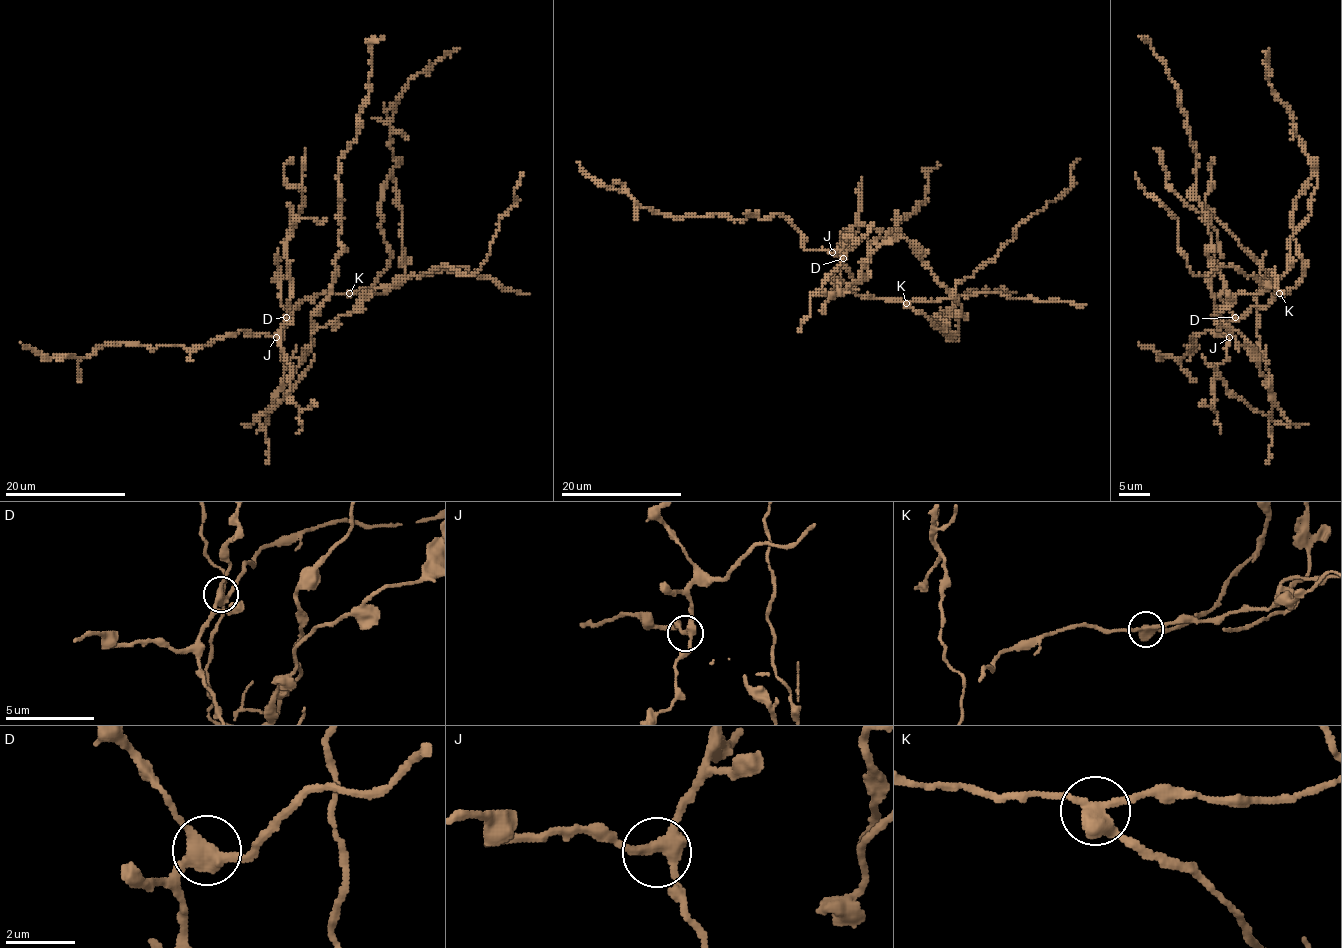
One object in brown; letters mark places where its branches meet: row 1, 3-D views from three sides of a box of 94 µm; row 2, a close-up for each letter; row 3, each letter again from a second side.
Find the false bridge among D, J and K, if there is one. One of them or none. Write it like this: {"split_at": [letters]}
{"split_at": ["K"]}

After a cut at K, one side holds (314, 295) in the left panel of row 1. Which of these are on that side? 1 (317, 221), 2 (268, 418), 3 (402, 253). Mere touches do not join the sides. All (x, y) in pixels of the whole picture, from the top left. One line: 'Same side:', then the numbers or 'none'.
Same side: 1

